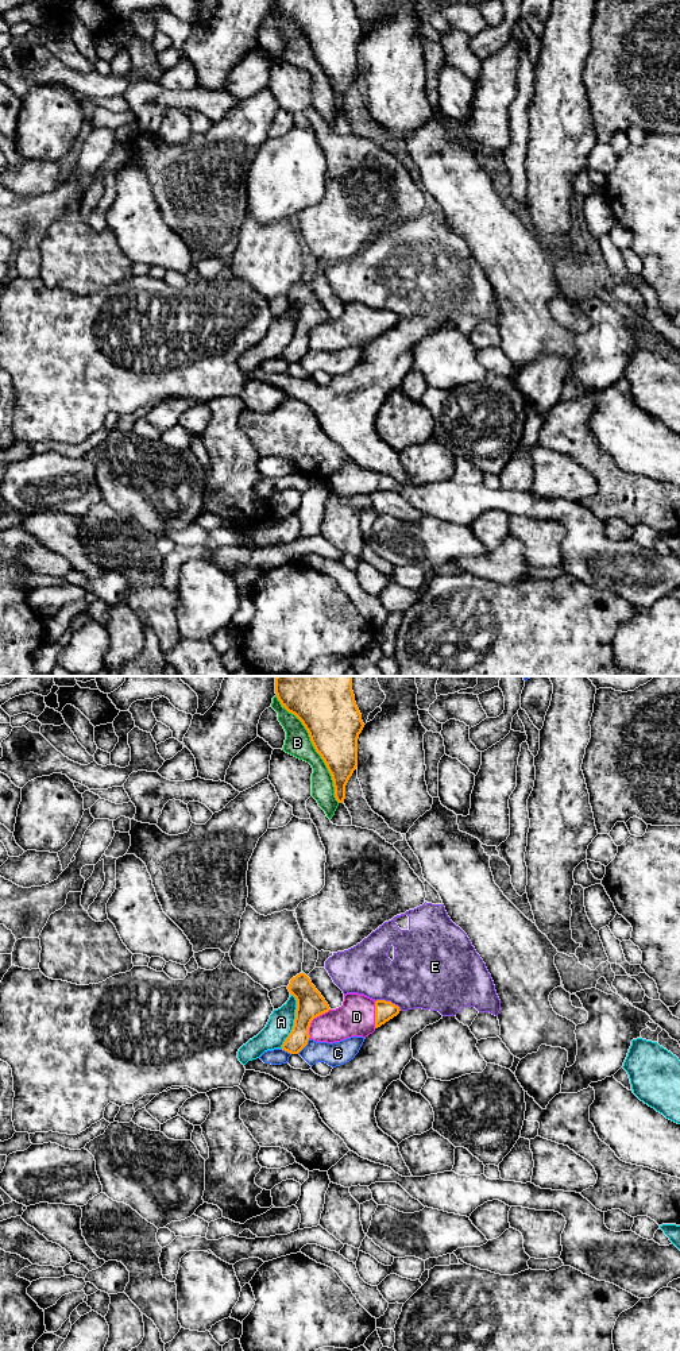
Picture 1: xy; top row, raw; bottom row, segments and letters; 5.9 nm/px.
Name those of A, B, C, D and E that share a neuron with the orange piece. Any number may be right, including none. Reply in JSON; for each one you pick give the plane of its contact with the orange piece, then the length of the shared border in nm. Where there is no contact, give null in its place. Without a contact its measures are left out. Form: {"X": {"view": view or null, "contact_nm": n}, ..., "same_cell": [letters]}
{"D": {"view": "xy", "contact_nm": 220}, "same_cell": ["D"]}

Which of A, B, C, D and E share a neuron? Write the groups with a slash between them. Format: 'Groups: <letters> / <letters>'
Groups: A / B / C / D / E

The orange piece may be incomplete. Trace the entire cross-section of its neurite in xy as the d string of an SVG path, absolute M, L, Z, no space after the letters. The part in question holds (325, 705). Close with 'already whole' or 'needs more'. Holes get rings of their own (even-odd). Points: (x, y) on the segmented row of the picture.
M277 676L275 694L309 733L324 760L339 803L358 767L358 738L364 723L352 691L352 676Z | already whole

